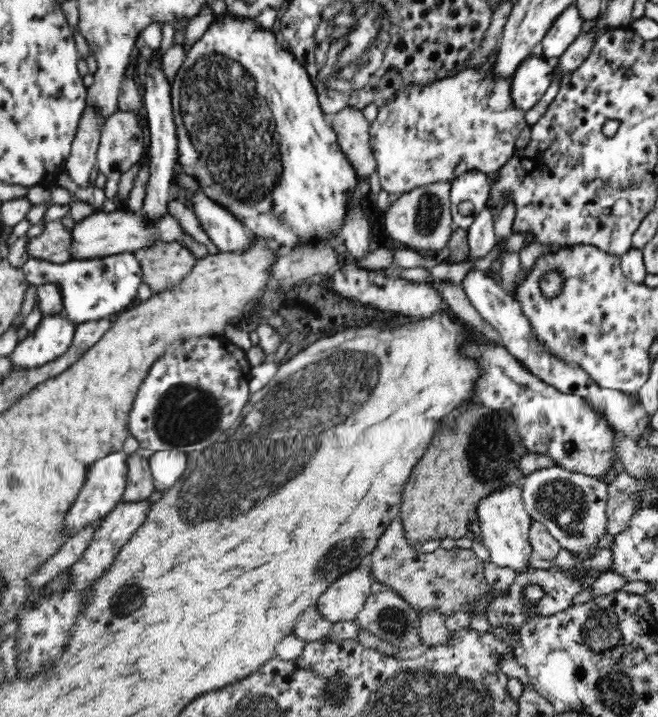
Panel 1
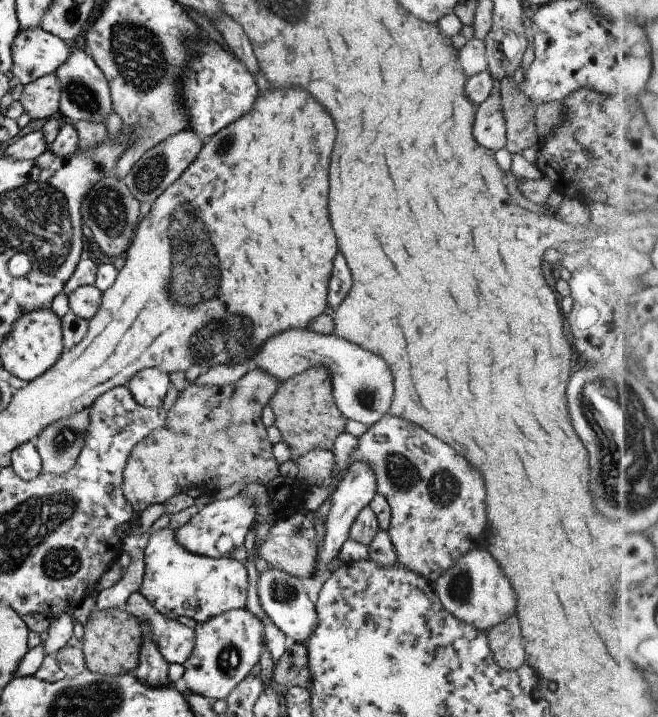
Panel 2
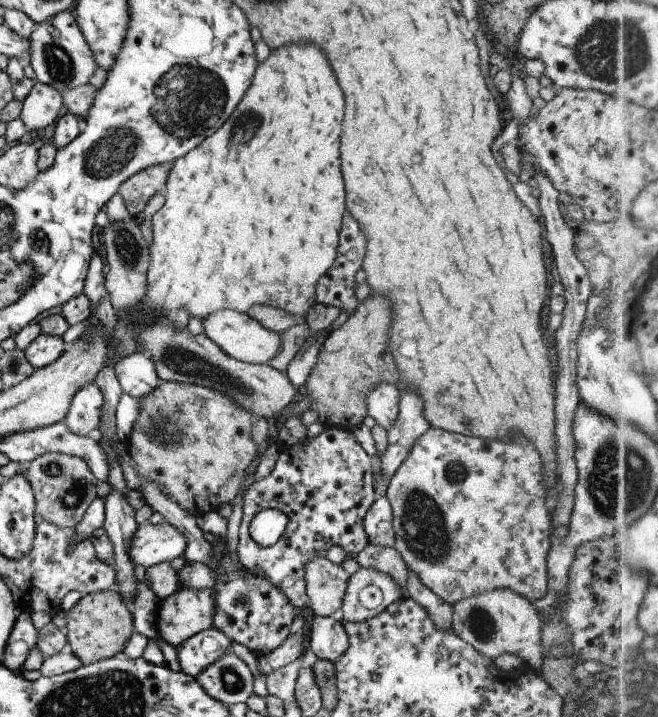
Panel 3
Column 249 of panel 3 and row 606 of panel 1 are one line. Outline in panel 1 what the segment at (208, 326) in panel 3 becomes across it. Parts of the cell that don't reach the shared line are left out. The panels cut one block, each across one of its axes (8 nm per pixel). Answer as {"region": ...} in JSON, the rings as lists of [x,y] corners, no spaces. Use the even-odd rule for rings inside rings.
{"region":[[[354,568],[340,576],[317,601],[320,613],[332,622],[356,620],[371,596],[374,577],[368,568]]]}

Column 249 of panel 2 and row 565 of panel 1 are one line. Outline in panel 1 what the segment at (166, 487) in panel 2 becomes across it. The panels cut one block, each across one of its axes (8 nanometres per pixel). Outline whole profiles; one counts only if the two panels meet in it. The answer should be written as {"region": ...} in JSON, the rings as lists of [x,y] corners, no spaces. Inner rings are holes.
{"region":[[[399,519],[384,529],[371,554],[370,572],[374,581],[389,586],[419,613],[426,612],[428,608],[437,608],[445,617],[454,612],[464,612],[480,605],[492,590],[484,577],[484,562],[476,557],[474,548],[439,548],[430,554],[418,555],[406,542]]]}

